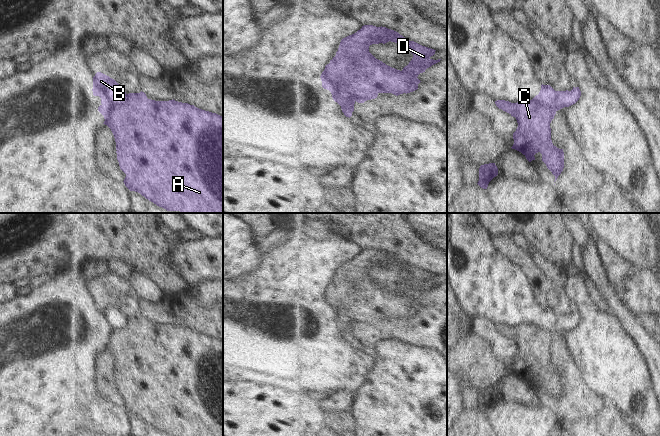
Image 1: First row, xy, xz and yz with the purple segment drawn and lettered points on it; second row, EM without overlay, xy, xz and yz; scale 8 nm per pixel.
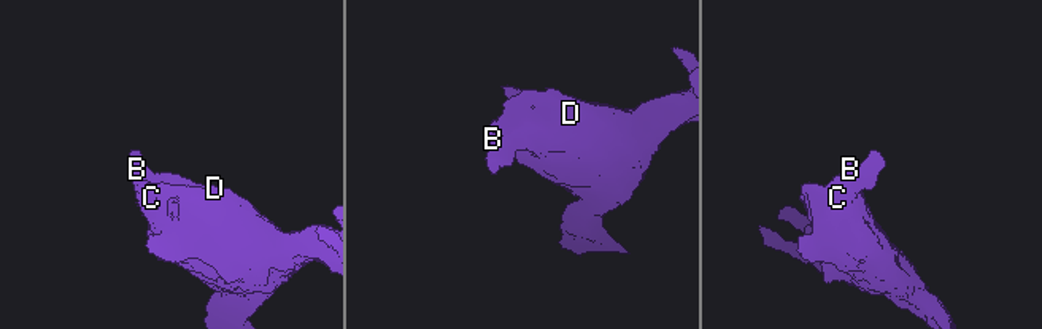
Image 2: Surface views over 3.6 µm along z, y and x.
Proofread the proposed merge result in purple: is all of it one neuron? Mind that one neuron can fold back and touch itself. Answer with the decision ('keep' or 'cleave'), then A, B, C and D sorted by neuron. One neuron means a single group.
cleave; groups A C D / B

